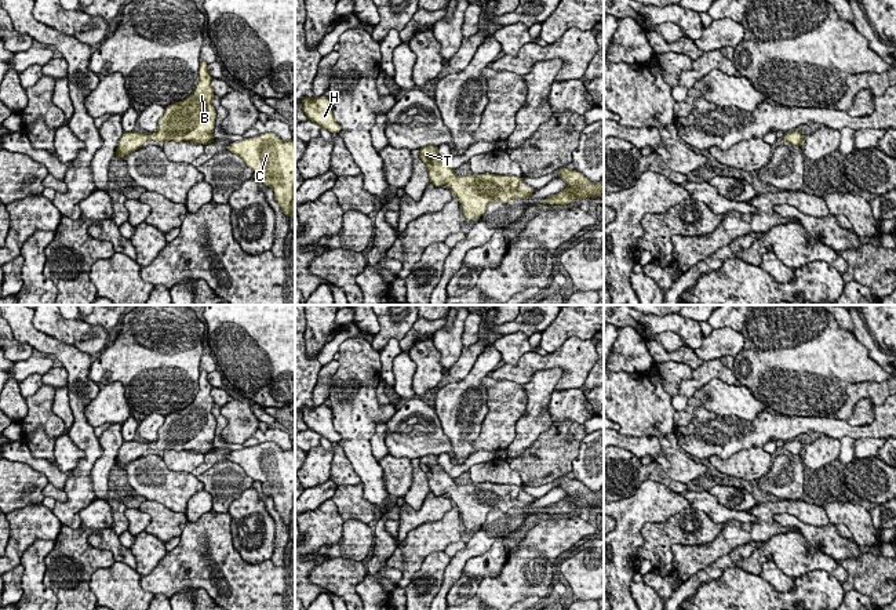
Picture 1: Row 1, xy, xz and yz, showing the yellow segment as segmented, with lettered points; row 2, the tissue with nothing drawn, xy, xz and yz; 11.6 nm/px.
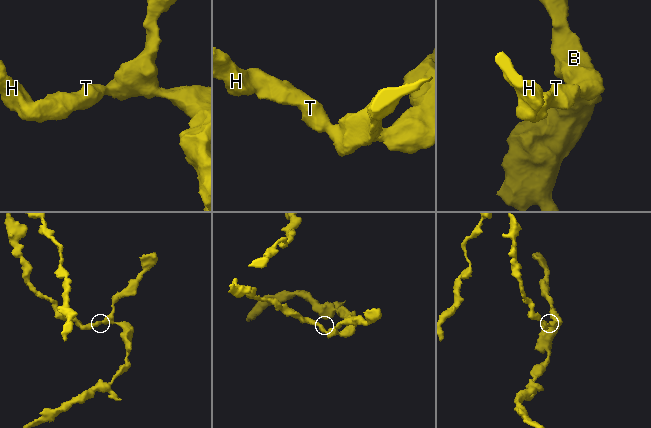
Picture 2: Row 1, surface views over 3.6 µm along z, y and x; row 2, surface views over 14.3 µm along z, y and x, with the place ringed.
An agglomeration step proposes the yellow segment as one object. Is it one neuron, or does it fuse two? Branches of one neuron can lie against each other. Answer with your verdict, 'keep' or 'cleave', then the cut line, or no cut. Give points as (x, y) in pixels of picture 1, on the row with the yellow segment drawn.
keep | no cut

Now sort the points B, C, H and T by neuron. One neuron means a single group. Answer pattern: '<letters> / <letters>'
B C H T

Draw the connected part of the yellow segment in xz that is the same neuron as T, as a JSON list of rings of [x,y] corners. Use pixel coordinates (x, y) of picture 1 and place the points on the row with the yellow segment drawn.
[[[429,145],[419,149],[419,159],[426,164],[430,182],[434,186],[449,185],[454,196],[458,197],[462,213],[471,221],[481,217],[491,201],[507,203],[513,197],[521,200],[529,197],[535,189],[520,190],[527,186],[521,177],[498,174],[478,174],[458,177],[454,170],[438,156],[438,146]]]

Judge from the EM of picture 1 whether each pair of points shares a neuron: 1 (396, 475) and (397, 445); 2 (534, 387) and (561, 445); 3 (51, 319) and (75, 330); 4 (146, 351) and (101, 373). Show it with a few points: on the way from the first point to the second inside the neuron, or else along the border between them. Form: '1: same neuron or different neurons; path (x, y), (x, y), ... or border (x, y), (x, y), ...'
1: different neurons; border (389, 453), (410, 460)
2: different neurons; border (553, 422), (530, 447)
3: same neuron; path (57, 325), (64, 330), (69, 330)
4: same neuron; path (135, 359), (120, 360), (112, 365)

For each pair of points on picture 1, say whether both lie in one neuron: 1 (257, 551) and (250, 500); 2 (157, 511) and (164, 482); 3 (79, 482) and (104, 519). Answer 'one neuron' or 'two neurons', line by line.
1: one neuron
2: two neurons
3: two neurons

